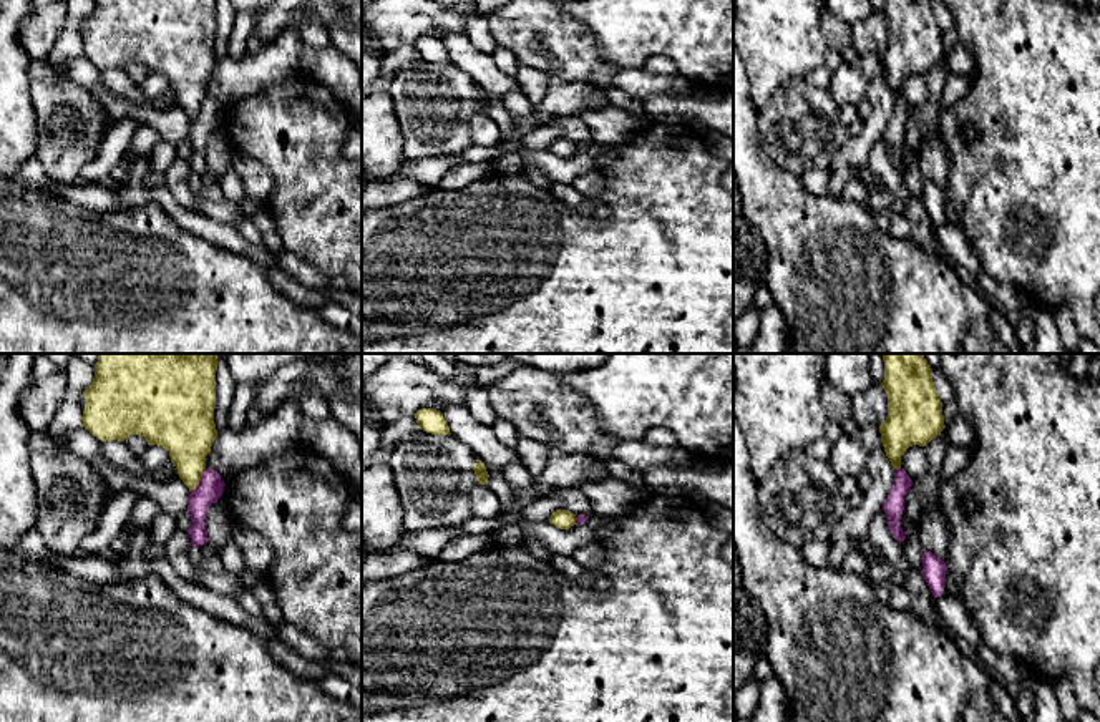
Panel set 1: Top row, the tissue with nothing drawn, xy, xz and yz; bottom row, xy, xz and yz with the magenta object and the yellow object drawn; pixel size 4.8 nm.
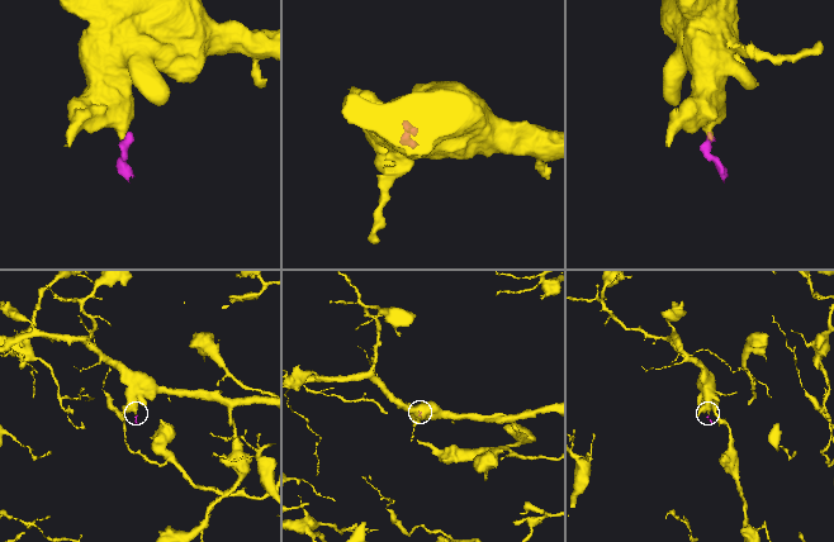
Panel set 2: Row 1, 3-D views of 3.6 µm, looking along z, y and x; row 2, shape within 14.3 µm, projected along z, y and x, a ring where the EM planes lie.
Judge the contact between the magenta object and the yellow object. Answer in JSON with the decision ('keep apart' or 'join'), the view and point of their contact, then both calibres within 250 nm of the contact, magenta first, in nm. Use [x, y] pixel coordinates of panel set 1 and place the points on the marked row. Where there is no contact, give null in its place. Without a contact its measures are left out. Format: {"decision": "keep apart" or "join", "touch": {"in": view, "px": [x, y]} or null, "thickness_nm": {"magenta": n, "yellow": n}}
{"decision": "keep apart", "touch": {"in": "xy", "px": [201, 480]}, "thickness_nm": {"magenta": 120, "yellow": 260}}

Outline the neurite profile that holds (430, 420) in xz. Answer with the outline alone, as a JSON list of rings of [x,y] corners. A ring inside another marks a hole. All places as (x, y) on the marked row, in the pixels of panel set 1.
[[[421,408],[415,413],[418,428],[431,435],[451,435],[443,413],[436,408]]]

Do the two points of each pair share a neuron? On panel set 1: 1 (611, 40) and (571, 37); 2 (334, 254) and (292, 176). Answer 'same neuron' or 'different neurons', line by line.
1: different neurons
2: same neuron

